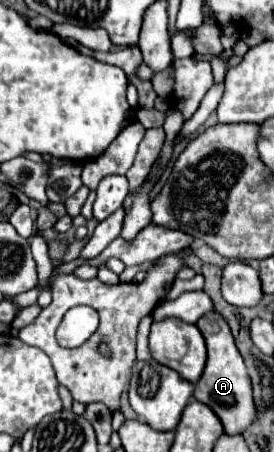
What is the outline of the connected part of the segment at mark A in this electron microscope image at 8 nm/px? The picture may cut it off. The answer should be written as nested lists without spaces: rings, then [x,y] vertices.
[[[217,311],[207,313],[205,317],[199,317],[199,331],[205,337],[205,345],[209,349],[209,359],[205,363],[205,371],[203,371],[201,379],[195,383],[193,399],[205,403],[221,419],[225,433],[229,433],[229,435],[241,433],[241,431],[245,431],[245,427],[249,427],[255,421],[251,381],[247,375],[247,367],[243,363],[243,357],[235,347],[227,321]]]

